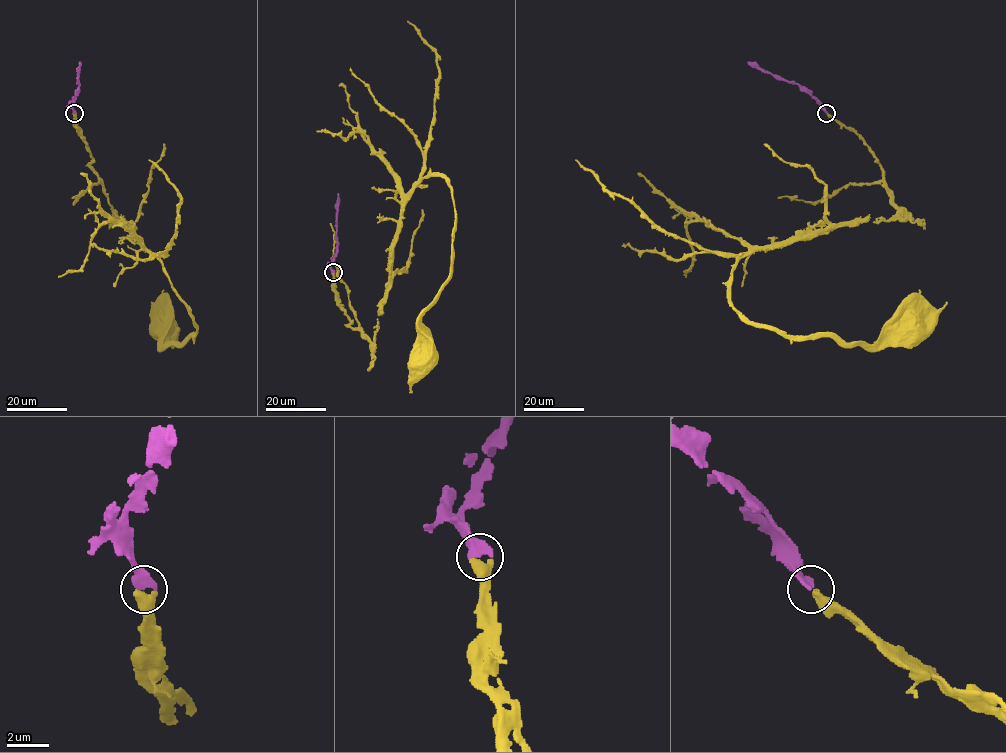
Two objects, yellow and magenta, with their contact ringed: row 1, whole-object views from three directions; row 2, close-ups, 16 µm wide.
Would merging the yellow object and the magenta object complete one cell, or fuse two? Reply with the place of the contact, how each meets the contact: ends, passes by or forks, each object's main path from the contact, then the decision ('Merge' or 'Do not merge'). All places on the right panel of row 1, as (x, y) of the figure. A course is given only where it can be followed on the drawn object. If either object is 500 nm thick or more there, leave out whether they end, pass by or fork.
Place: (826, 113). Course of yellow: (827, 113), (875, 158), (897, 212), (754, 247), (735, 264), (731, 303), (794, 336), (873, 344), (911, 329). Course of magenta: (826, 113), (819, 101), (797, 84), (782, 80), (747, 62). Merge

